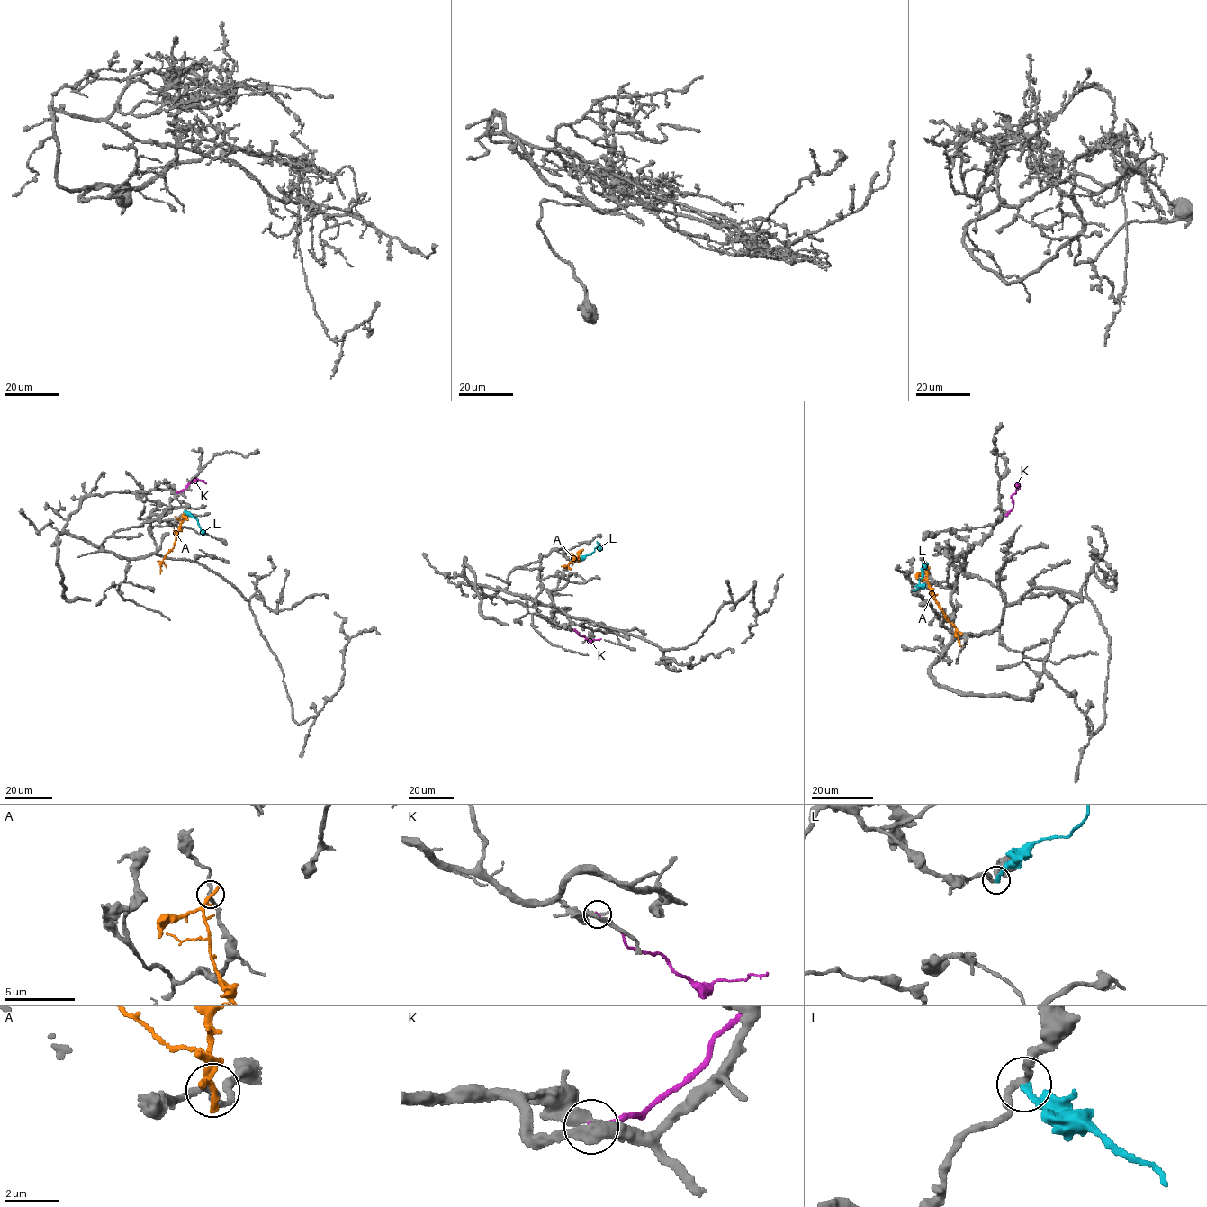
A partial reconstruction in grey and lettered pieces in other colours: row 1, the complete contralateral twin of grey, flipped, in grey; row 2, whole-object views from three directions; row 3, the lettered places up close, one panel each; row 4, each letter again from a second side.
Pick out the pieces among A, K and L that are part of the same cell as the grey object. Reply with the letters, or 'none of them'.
none of them

